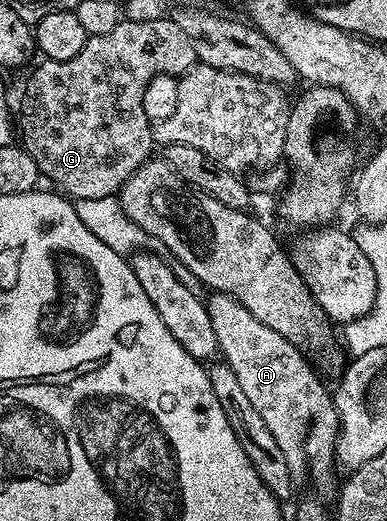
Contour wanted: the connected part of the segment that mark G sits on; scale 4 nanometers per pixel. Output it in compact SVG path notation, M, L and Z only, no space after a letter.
M164 17L157 21L129 21L124 18L116 27L109 29L109 33L101 33L88 38L85 49L77 53L77 57L69 57L69 61L53 61L52 59L43 59L34 64L35 72L27 79L27 88L23 91L23 104L17 107L23 116L18 116L17 127L21 132L21 146L23 150L30 151L31 156L37 161L39 174L44 180L52 179L54 186L62 194L70 197L72 200L77 199L96 199L97 197L109 197L110 195L118 196L123 190L125 181L133 177L136 170L142 167L144 163L152 158L153 140L151 137L150 119L145 117L145 85L153 81L153 77L158 75L173 75L181 77L185 72L191 70L197 63L197 49L193 49L193 41L189 41L189 36L177 25L174 18Z

